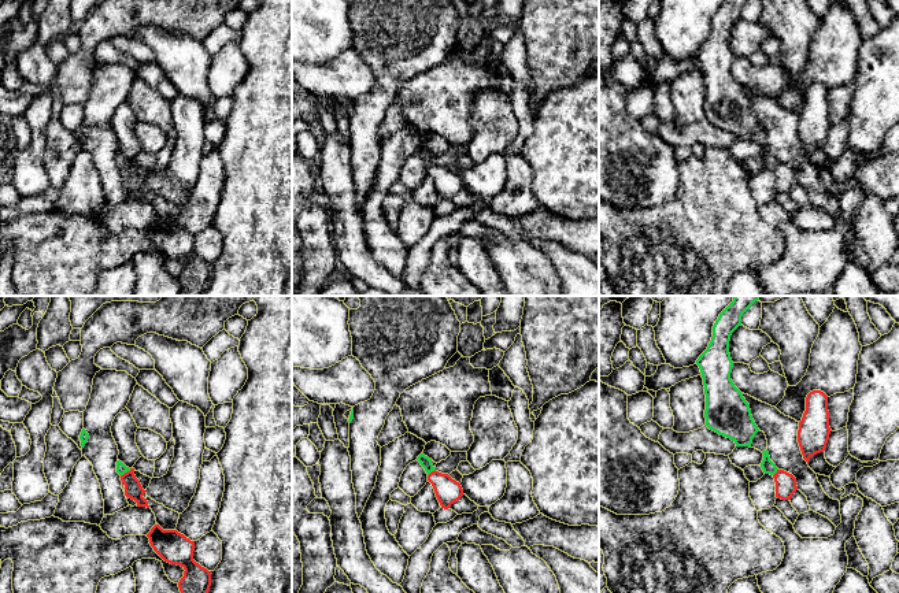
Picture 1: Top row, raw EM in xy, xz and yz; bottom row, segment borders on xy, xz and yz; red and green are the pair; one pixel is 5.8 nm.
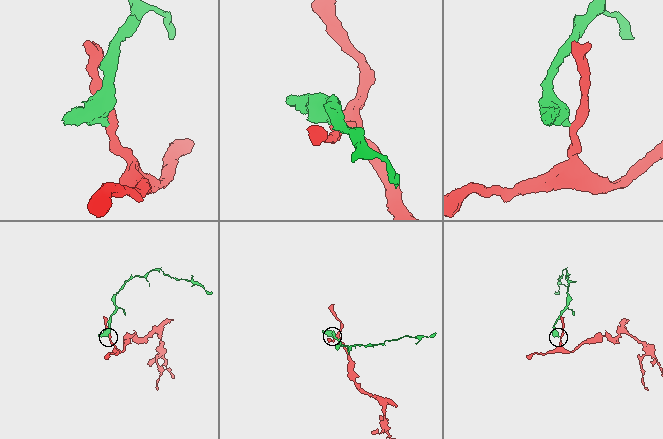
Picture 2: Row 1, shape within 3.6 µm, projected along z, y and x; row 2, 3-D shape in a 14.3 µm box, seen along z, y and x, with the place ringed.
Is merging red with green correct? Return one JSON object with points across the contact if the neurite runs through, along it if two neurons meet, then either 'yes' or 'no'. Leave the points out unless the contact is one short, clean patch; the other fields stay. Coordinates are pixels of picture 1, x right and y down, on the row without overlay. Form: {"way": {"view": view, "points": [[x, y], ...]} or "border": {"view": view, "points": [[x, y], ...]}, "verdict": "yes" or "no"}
{"border": {"view": "xy", "points": [[130, 162], [121, 169]]}, "verdict": "no"}

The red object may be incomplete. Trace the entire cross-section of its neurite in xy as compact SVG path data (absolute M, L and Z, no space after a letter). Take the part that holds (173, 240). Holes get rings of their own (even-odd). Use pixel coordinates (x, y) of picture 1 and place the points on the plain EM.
M155 218L147 230L164 255L185 263L178 275L180 296L206 296L211 279L211 264L193 253L195 234L177 223L163 223L159 218Z

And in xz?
M434 163L428 168L428 174L432 177L436 190L444 203L448 203L463 189L460 177L452 173L448 167L441 167Z

